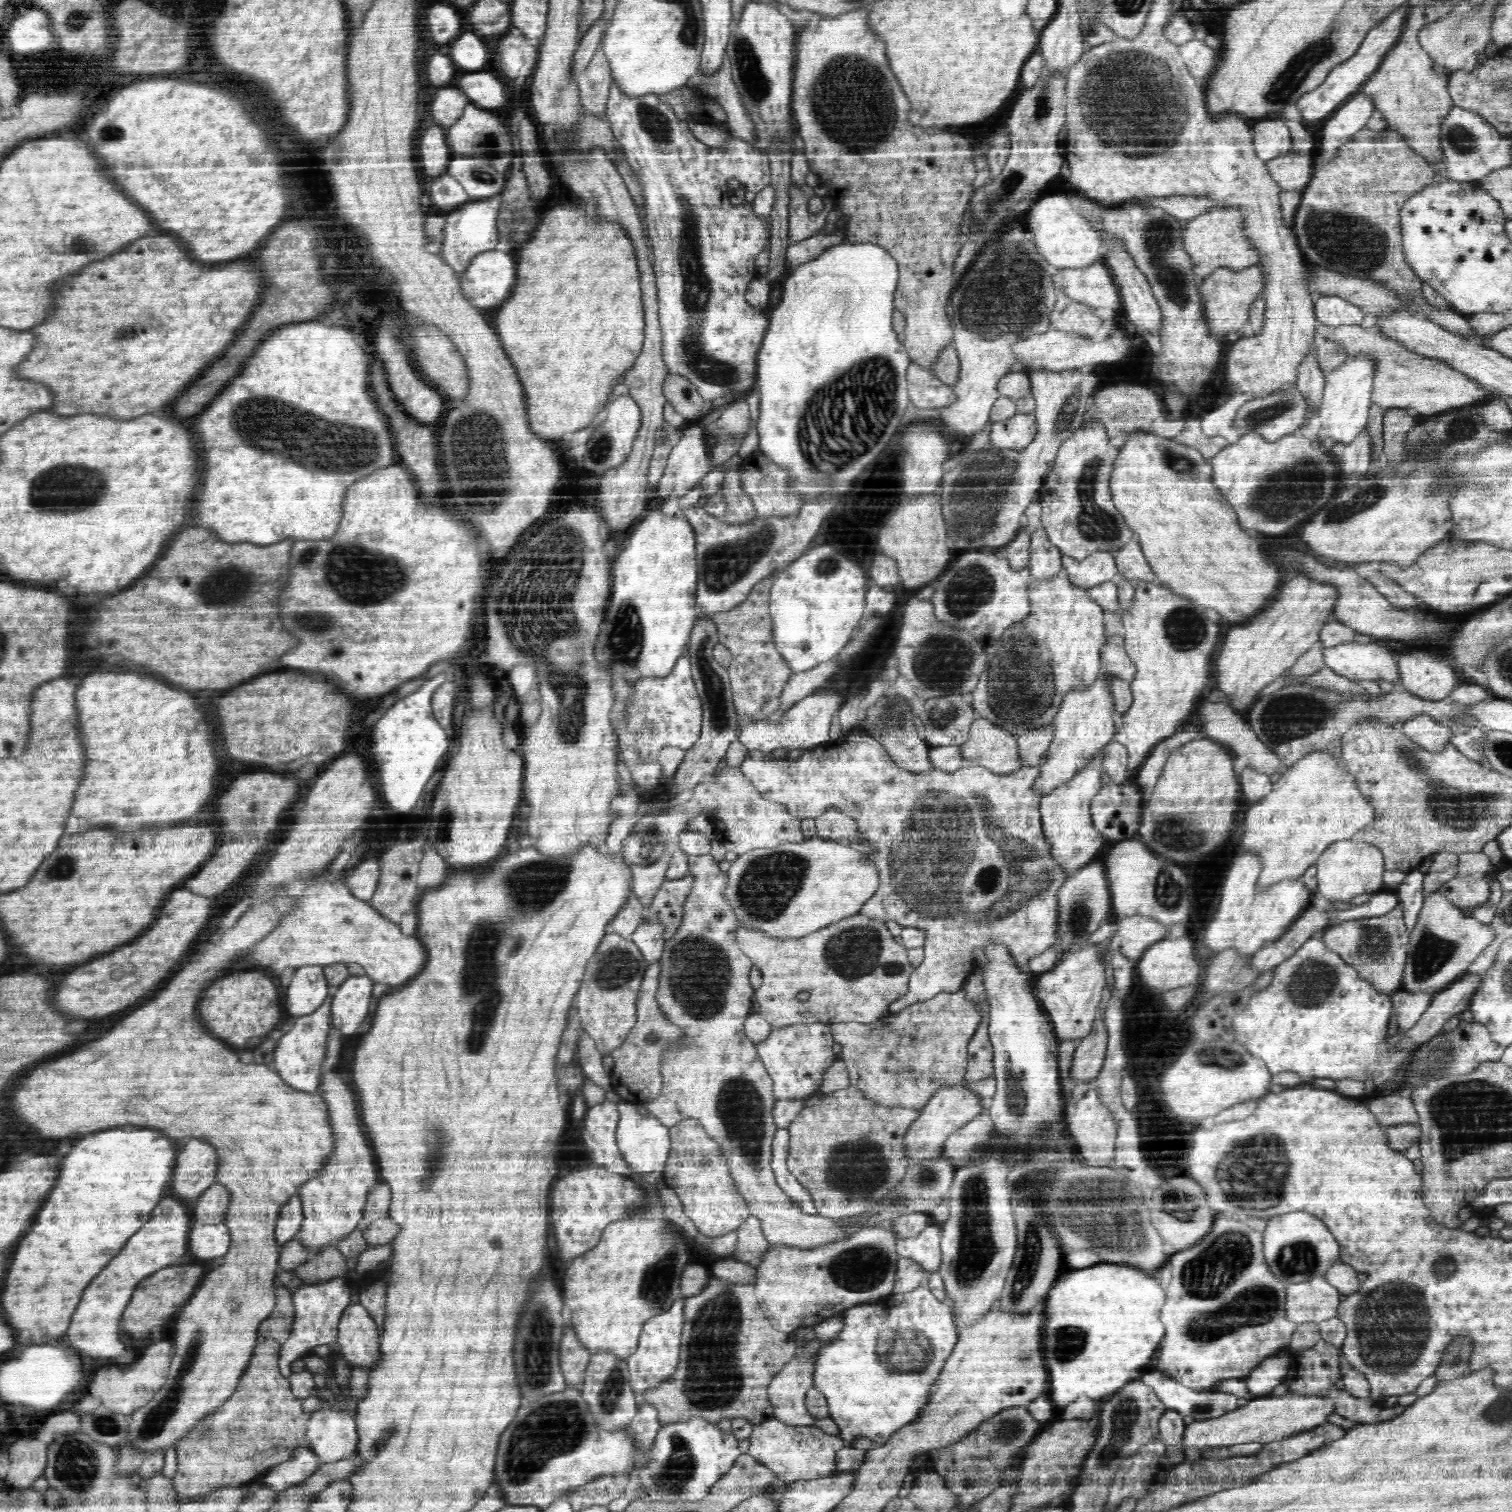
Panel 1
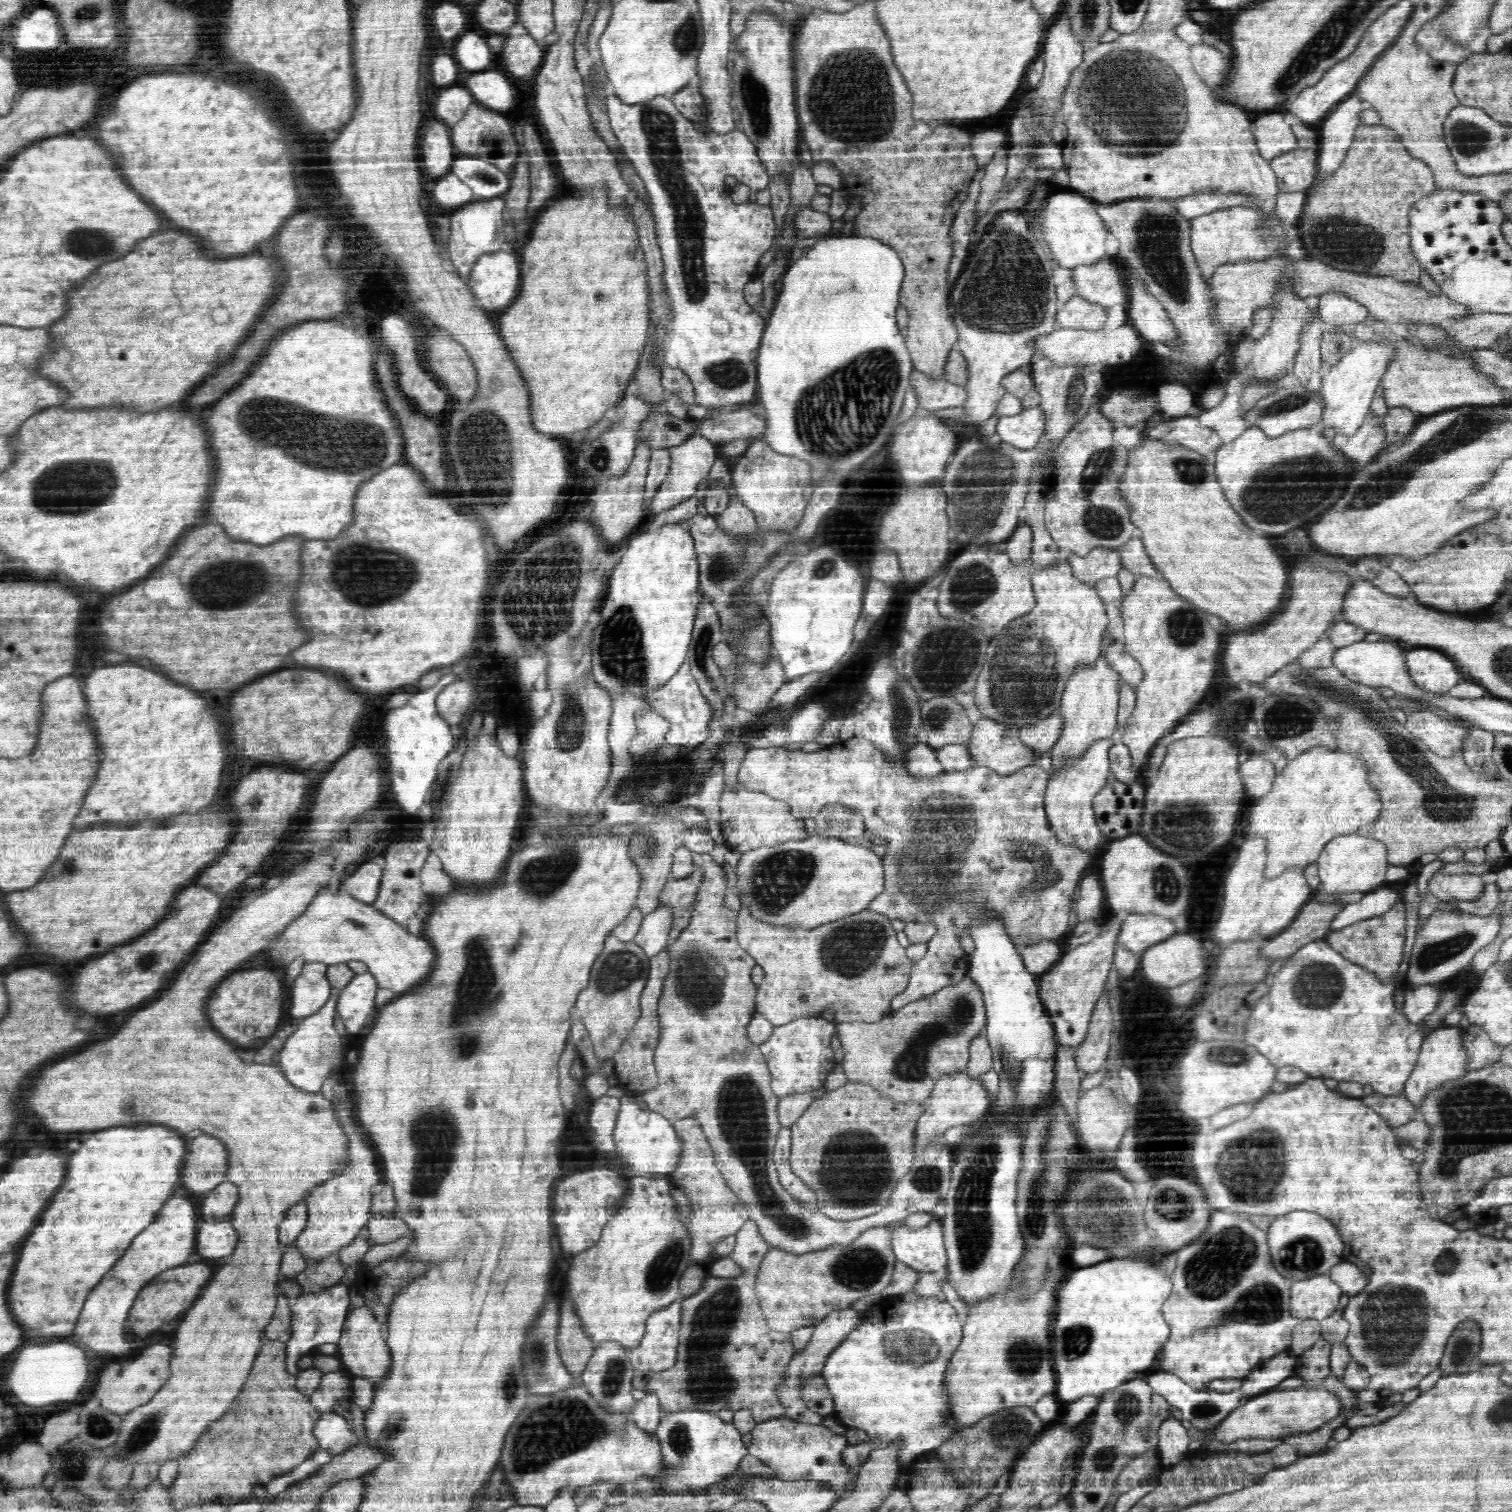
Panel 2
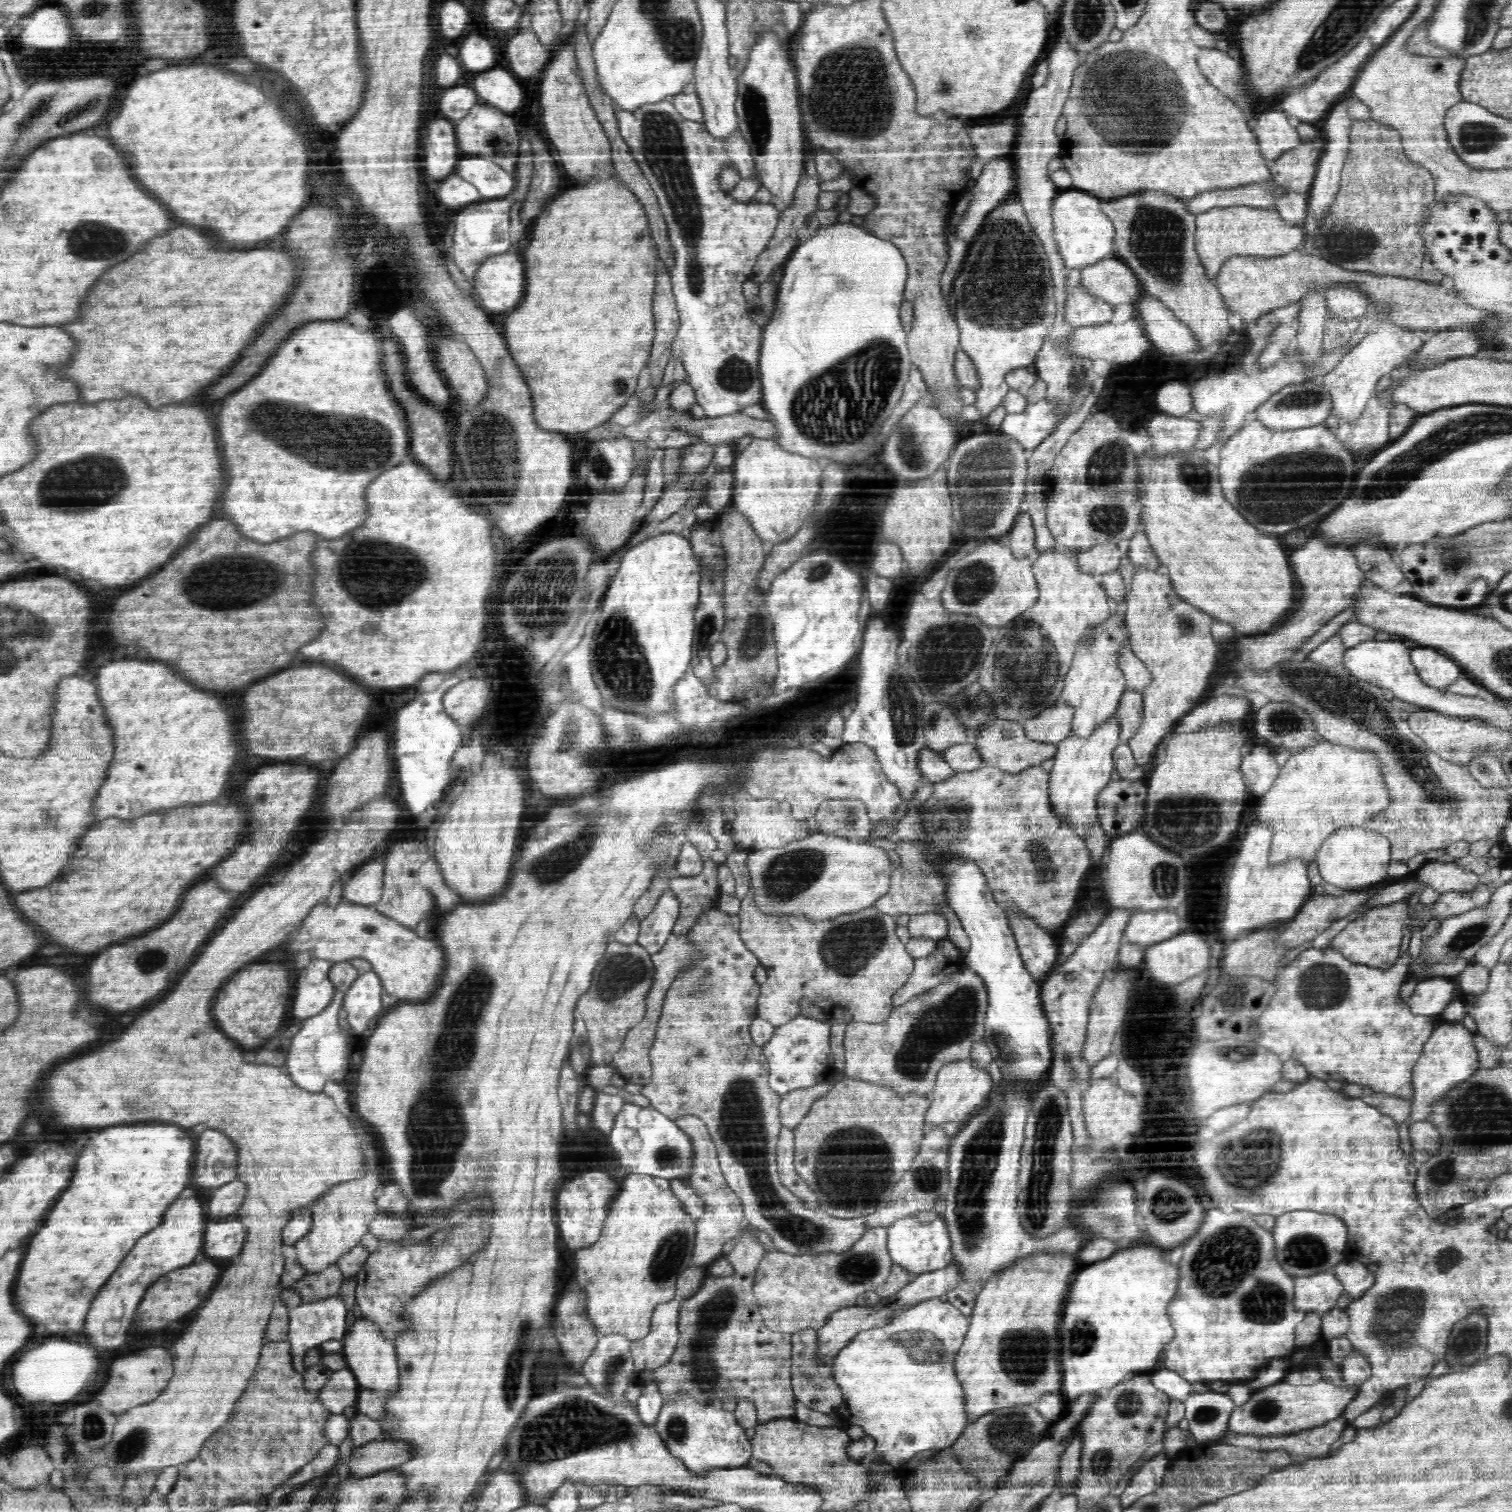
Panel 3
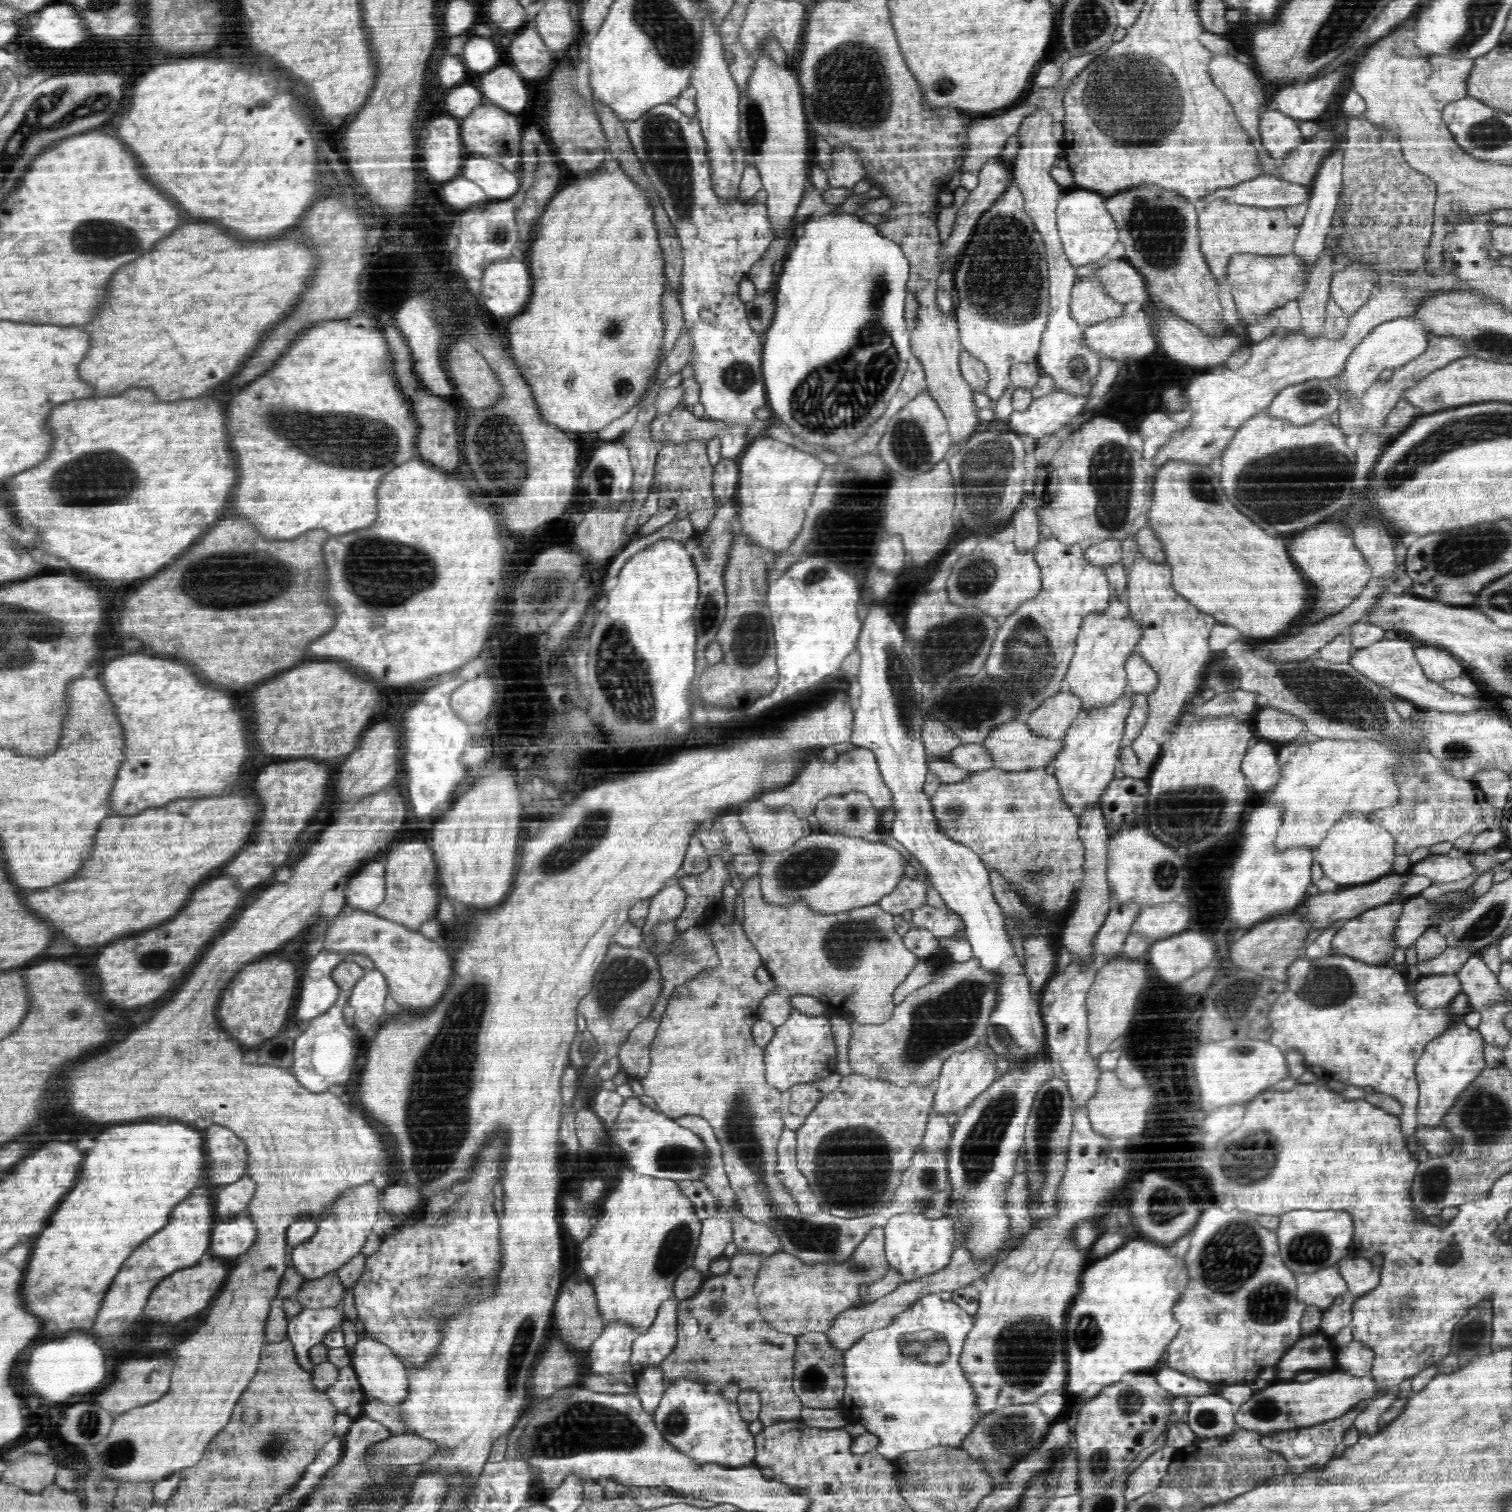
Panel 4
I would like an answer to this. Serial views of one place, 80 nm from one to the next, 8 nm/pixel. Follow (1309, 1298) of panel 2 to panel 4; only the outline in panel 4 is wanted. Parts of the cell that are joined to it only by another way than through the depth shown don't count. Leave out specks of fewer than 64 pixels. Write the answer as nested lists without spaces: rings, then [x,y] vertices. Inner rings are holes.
[[[1337,1264],[1320,1268],[1316,1272],[1299,1273],[1295,1275],[1298,1300],[1315,1304],[1322,1309],[1330,1307],[1338,1295],[1349,1292],[1346,1279]]]

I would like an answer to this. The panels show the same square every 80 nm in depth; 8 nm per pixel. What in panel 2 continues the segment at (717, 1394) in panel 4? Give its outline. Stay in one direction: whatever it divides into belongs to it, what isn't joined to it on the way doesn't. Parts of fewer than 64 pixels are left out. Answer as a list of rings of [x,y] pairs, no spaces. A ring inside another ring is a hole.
[[[681,1409],[677,1412],[664,1410],[660,1416],[660,1424],[657,1426],[658,1435],[663,1455],[669,1470],[668,1478],[660,1478],[659,1482],[663,1491],[672,1493],[705,1492],[708,1486],[718,1484],[721,1477],[728,1472],[734,1472],[749,1455],[749,1447],[742,1441],[742,1434],[733,1423],[724,1422],[716,1412],[708,1412],[703,1409]]]

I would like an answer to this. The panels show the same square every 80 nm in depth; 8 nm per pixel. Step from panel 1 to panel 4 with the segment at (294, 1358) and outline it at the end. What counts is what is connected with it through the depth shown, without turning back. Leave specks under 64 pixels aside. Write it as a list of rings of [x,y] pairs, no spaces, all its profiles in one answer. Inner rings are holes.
[[[338,1309],[306,1310],[289,1319],[287,1326],[287,1339],[292,1342],[296,1350],[296,1357],[300,1365],[308,1372],[316,1370],[316,1363],[312,1361],[310,1352],[314,1346],[323,1343],[325,1333],[336,1326],[340,1320]]]

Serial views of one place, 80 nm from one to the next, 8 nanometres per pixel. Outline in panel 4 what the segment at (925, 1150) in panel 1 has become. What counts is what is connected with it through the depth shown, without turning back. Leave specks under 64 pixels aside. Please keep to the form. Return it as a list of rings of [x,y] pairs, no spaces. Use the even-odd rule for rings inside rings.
[[[985,1037],[978,1040],[974,1046],[954,1052],[943,1064],[938,1078],[938,1086],[934,1099],[933,1110],[936,1112],[958,1113],[966,1108],[972,1098],[976,1098],[982,1090],[988,1088],[988,1084],[996,1078],[996,1059],[999,1057],[996,1051],[987,1043]]]

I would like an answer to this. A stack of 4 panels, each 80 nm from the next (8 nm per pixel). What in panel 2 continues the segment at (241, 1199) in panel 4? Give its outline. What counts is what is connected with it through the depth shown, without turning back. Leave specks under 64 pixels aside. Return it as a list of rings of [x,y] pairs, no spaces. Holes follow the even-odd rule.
[[[226,1181],[216,1186],[202,1202],[201,1218],[208,1222],[226,1214],[232,1214],[240,1200],[240,1189],[238,1184]]]

